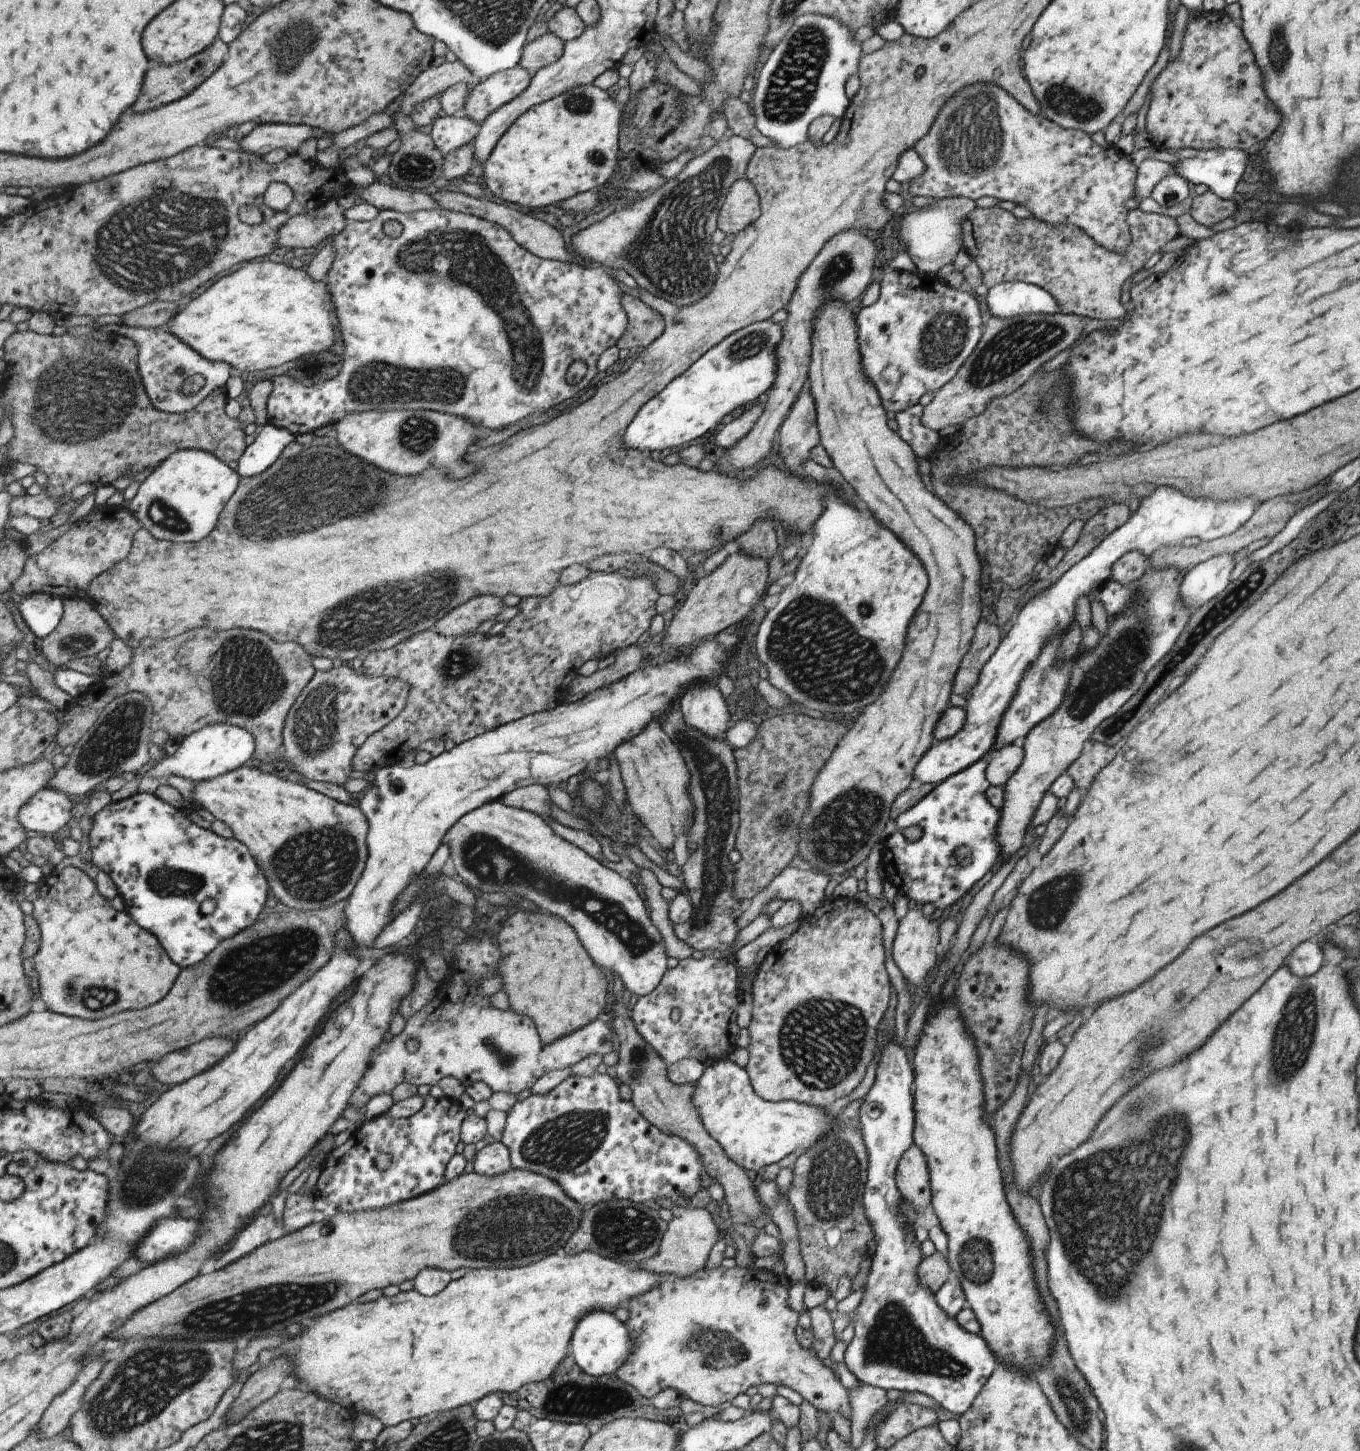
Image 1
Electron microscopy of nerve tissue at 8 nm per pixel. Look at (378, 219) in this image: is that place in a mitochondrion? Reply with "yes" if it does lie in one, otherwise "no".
no

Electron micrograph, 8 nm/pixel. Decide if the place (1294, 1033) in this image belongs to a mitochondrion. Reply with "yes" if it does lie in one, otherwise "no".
yes

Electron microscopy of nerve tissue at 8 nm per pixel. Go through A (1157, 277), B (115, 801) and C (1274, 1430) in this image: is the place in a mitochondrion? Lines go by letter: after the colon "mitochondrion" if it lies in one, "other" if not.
A: other
B: other
C: other

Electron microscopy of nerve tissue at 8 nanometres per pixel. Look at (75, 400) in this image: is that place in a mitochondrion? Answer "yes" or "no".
yes

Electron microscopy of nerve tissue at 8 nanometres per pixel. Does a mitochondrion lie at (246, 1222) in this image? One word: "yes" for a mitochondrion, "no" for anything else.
no

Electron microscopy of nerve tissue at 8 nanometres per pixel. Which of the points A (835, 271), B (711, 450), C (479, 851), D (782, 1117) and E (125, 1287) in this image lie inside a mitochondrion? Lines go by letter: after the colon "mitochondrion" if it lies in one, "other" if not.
A: mitochondrion
B: other
C: mitochondrion
D: other
E: other

